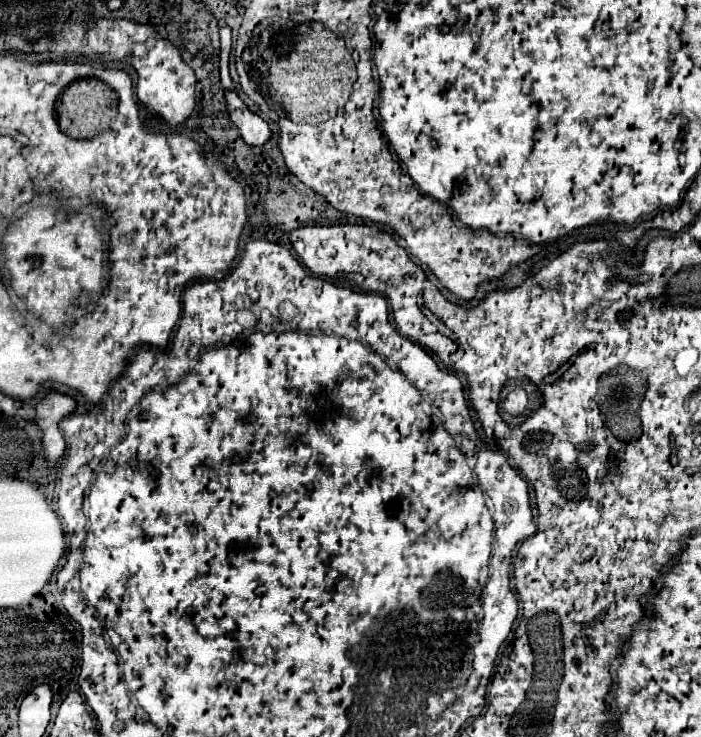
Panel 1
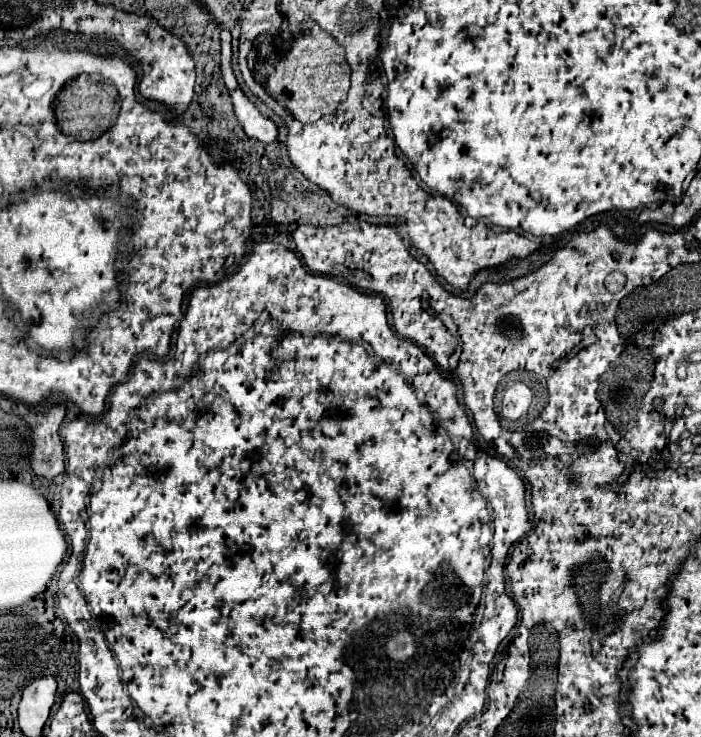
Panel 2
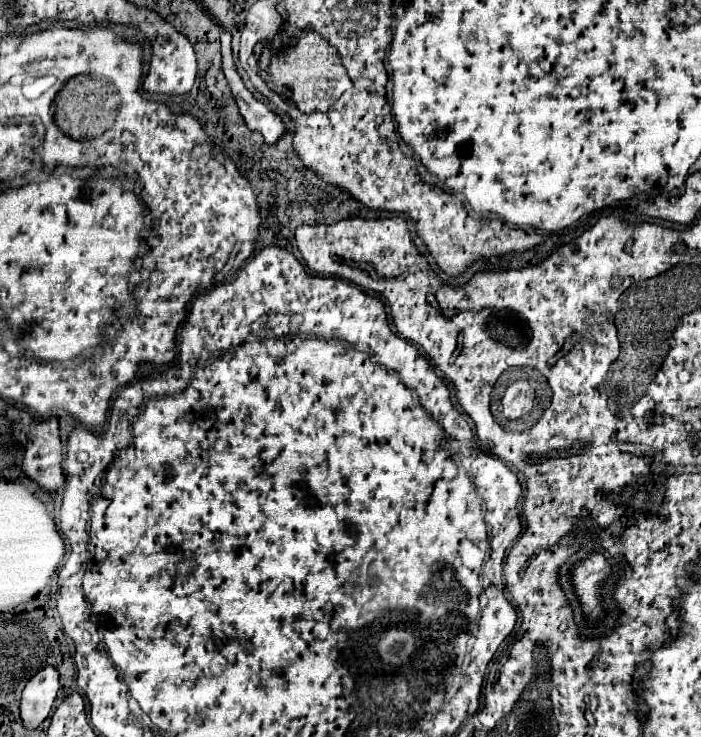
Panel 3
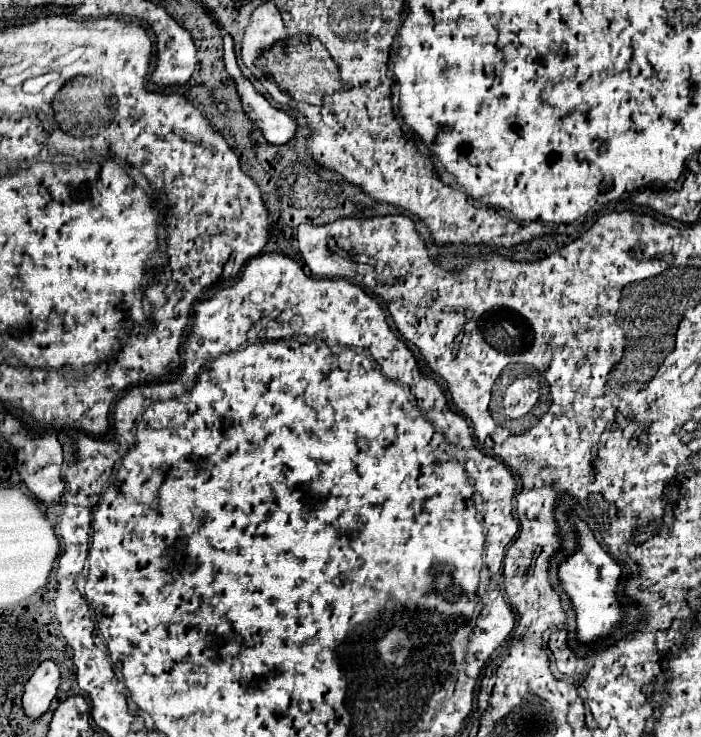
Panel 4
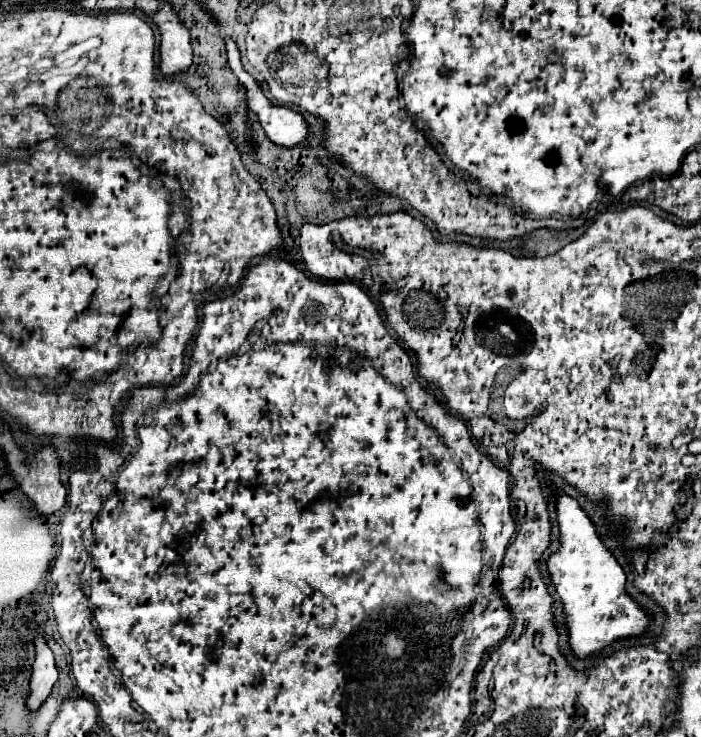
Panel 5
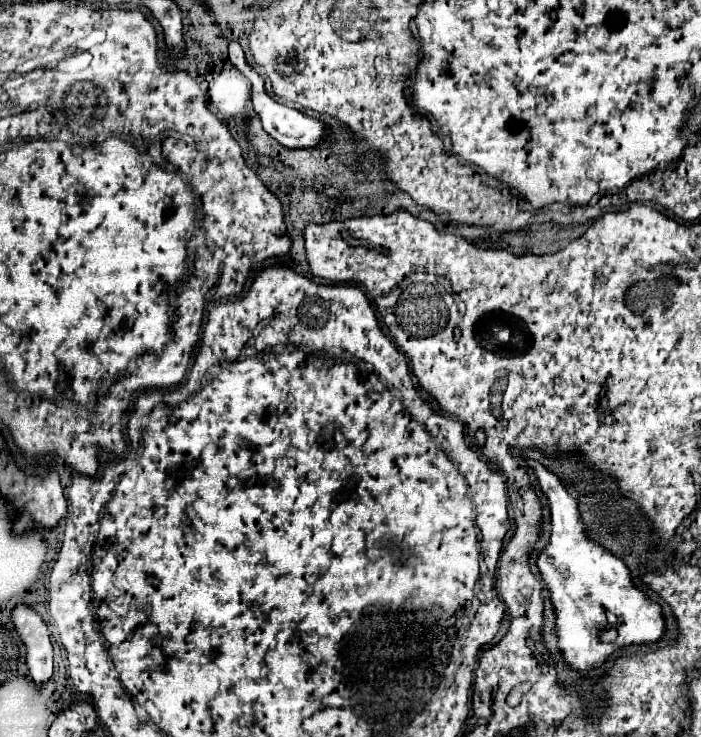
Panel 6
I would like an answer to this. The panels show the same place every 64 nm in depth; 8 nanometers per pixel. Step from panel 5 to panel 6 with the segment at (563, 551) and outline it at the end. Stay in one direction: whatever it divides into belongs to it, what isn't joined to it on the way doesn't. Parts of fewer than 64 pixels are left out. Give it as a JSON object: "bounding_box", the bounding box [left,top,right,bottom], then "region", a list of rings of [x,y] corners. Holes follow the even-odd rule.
{"bounding_box":[528,460,664,670],"region":[[[528,460],[528,466],[536,472],[552,512],[550,544],[542,550],[538,568],[552,594],[556,608],[558,646],[566,662],[574,670],[590,670],[600,666],[610,654],[624,646],[658,642],[664,634],[664,618],[660,606],[634,588],[630,570],[622,564],[622,560],[588,538],[588,530],[580,520],[578,500],[566,492],[562,482],[534,460]],[[610,628],[618,632],[616,640],[602,642],[598,636],[600,630]]]}

